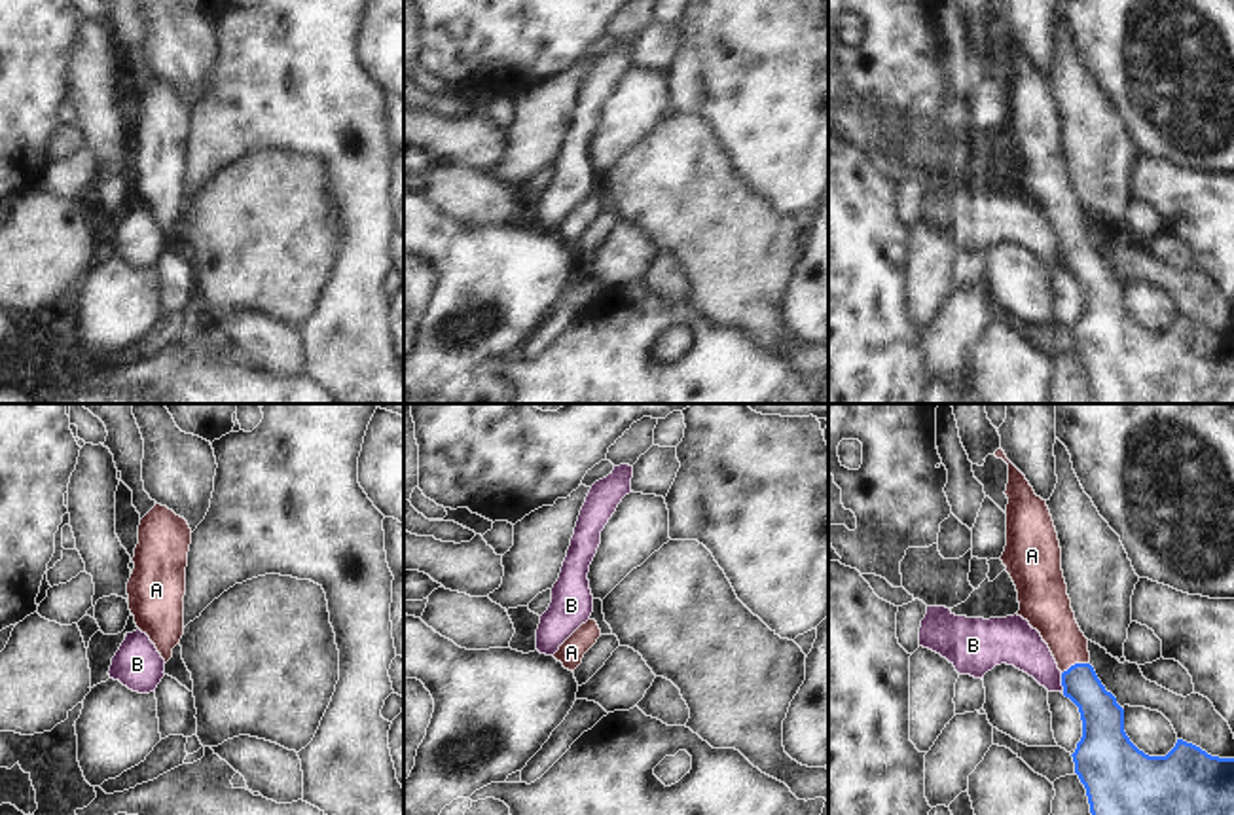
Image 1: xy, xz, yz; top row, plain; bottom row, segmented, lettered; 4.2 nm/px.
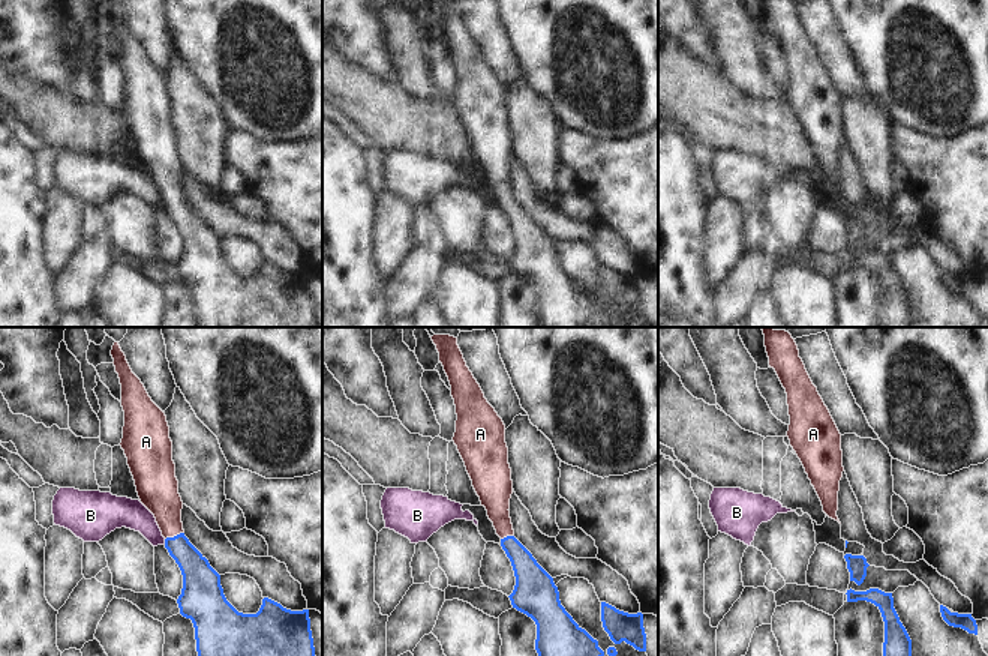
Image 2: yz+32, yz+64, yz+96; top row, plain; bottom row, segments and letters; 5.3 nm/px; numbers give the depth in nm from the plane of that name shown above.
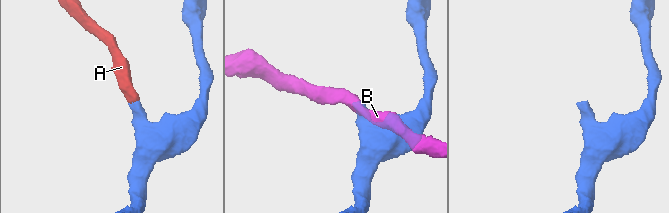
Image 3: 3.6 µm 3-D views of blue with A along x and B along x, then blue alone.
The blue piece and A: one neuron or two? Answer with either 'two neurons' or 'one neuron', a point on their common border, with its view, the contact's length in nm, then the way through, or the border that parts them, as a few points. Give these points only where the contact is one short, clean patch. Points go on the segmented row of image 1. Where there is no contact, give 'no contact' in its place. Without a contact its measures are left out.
one neuron | yz (1075, 664) | 130 nm | across yz (1100, 713), (1081, 685), (1075, 664), (1064, 635), (1049, 613)

